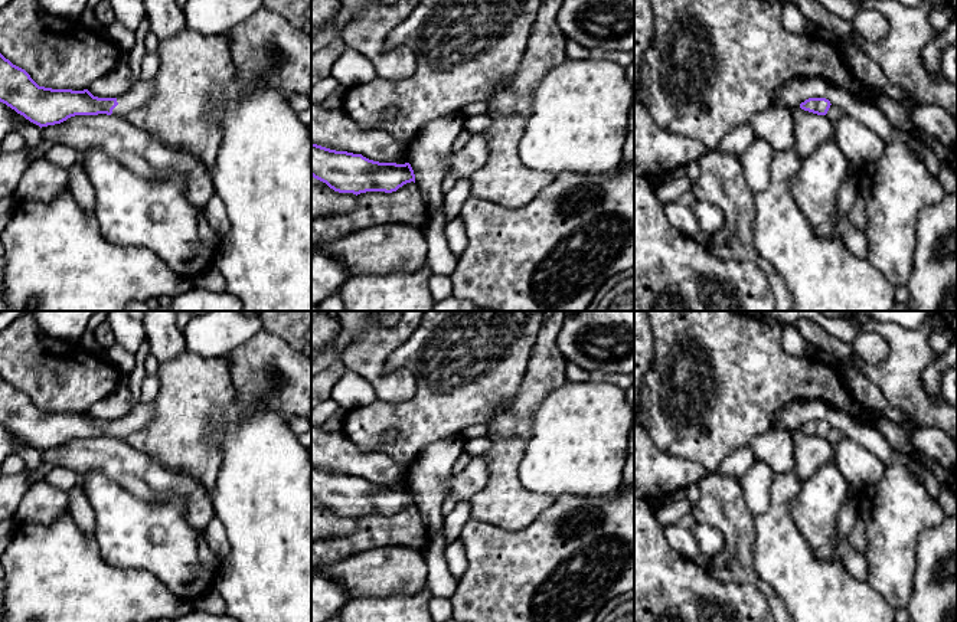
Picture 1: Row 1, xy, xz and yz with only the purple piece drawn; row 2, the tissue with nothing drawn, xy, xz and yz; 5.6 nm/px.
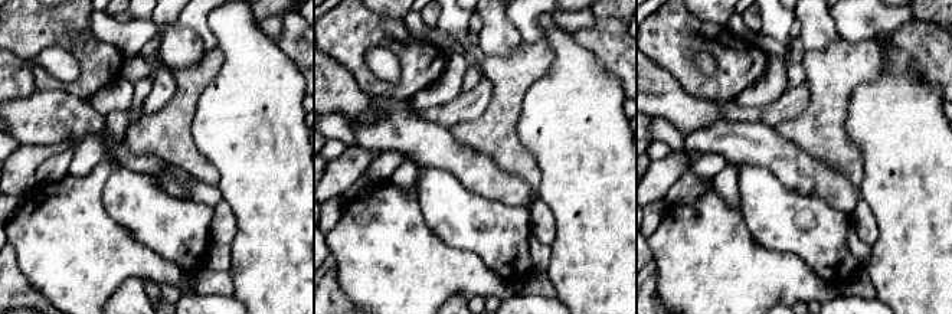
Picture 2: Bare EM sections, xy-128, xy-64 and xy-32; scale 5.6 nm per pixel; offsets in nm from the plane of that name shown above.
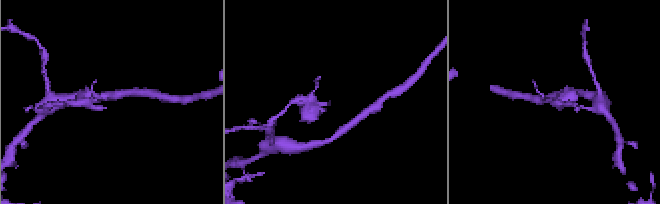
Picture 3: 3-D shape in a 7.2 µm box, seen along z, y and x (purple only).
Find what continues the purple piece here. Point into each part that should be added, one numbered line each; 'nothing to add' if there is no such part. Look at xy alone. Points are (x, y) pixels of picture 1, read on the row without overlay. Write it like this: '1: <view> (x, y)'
1: xy (141, 413)

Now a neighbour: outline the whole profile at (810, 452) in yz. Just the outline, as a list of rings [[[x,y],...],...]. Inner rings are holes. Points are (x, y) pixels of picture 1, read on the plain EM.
[[[793,431],[796,475],[800,481],[810,479],[822,466],[829,464],[833,456],[833,446],[826,438],[817,438]]]

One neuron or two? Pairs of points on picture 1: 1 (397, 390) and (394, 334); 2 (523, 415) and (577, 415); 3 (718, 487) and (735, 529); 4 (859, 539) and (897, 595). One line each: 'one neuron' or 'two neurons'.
1: one neuron
2: two neurons
3: one neuron
4: two neurons

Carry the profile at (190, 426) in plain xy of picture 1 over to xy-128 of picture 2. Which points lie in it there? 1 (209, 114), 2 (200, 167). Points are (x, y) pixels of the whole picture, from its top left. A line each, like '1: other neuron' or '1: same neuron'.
1: other neuron
2: same neuron

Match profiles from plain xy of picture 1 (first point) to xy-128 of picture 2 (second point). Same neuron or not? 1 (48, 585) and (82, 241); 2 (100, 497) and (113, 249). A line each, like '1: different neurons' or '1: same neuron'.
1: same neuron
2: different neurons

